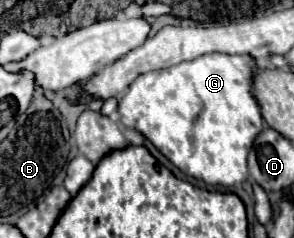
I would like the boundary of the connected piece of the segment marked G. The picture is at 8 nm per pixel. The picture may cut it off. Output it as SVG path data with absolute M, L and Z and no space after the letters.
M208 53L192 61L182 61L166 69L144 73L120 99L118 111L122 115L122 125L144 133L144 137L148 137L164 157L168 157L182 173L192 175L194 179L226 187L244 183L248 177L246 157L254 145L256 135L264 129L260 105L252 95L254 69L256 61L250 55Z

